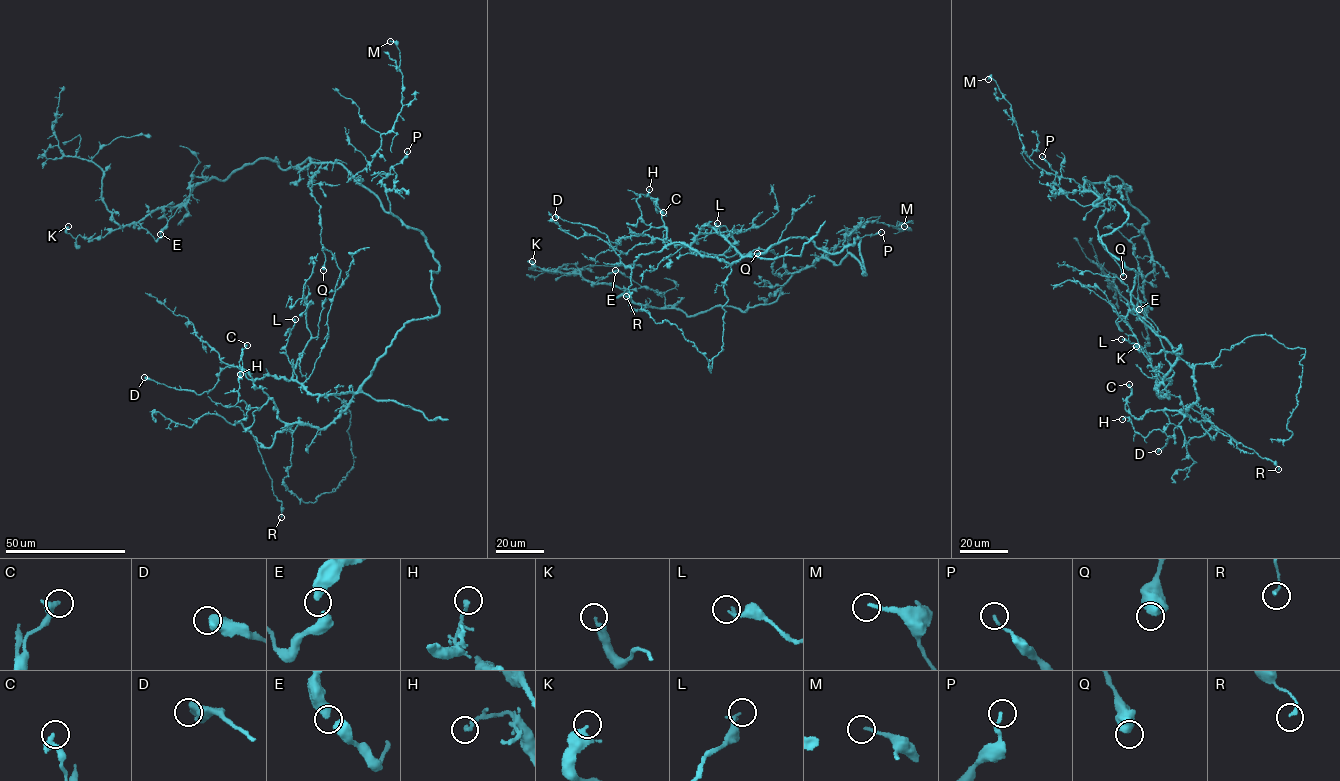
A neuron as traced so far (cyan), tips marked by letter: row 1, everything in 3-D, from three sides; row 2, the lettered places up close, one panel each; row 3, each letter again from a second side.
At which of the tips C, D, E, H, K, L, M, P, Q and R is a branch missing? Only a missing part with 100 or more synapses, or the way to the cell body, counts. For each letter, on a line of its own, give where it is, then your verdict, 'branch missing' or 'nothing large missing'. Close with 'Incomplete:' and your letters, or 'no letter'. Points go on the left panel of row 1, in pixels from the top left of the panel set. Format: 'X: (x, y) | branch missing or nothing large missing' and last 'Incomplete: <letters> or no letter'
C: (247, 345) | nothing large missing
D: (144, 377) | nothing large missing
E: (160, 234) | nothing large missing
H: (240, 374) | nothing large missing
K: (68, 226) | nothing large missing
L: (295, 319) | nothing large missing
M: (390, 41) | nothing large missing
P: (407, 151) | nothing large missing
Q: (323, 270) | nothing large missing
R: (281, 517) | nothing large missing
Incomplete: no letter

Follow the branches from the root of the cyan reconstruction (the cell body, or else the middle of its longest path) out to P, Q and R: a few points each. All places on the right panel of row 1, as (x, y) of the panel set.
P: (1097, 204), (1084, 206), (1069, 198), (1055, 182), (1056, 173), (1042, 156)
Q: (1097, 204), (1093, 204), (1101, 198), (1084, 190), (1085, 180), (1105, 208), (1096, 225), (1099, 242), (1123, 276)
R: (1097, 204), (1114, 199), (1127, 213), (1101, 242), (1137, 275), (1137, 316), (1192, 370), (1189, 417), (1278, 469)

